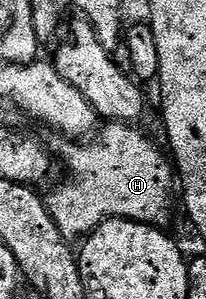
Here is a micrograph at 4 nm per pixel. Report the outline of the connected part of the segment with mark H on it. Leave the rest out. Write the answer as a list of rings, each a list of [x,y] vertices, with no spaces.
[[[111,122],[106,127],[86,142],[67,142],[63,148],[63,164],[68,172],[67,181],[57,185],[45,196],[49,214],[53,222],[57,222],[57,230],[61,230],[61,234],[71,242],[94,232],[108,218],[138,220],[141,224],[163,226],[171,216],[171,191],[174,188],[176,191],[177,176],[168,153],[164,149],[163,153],[134,123]]]

